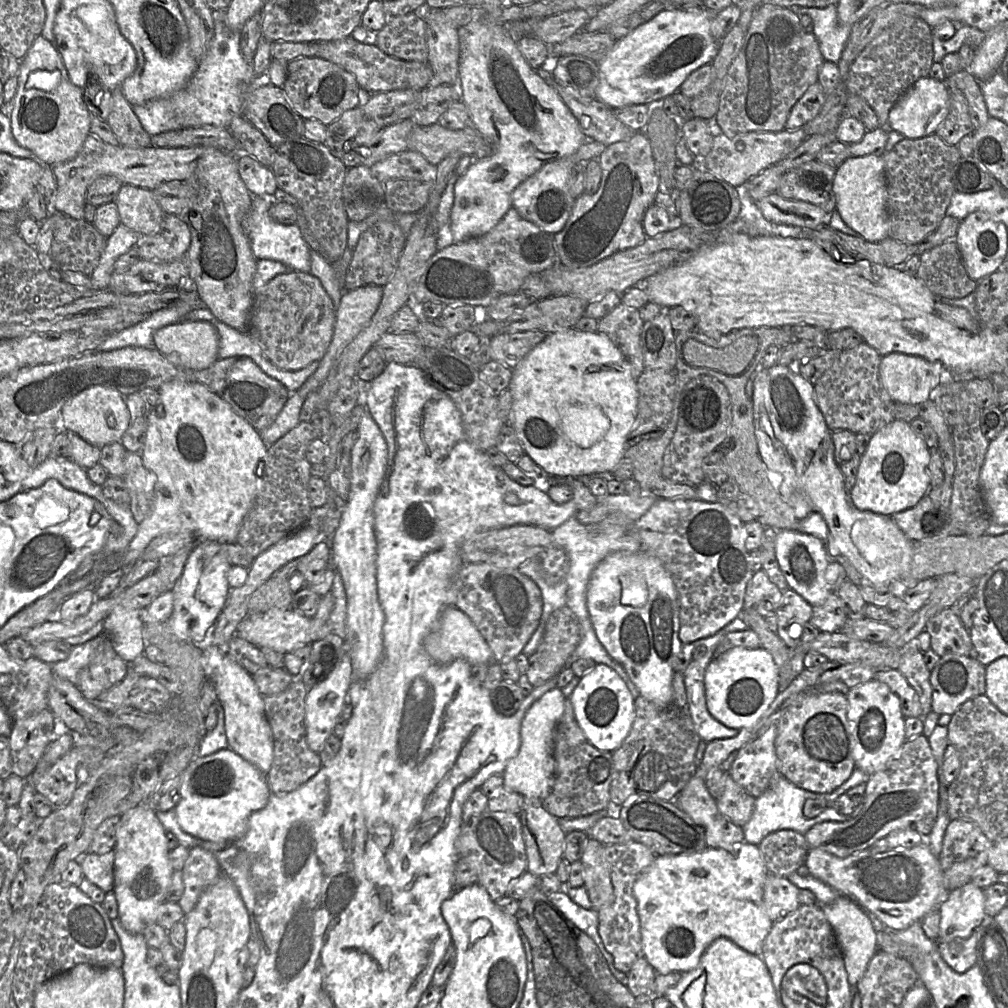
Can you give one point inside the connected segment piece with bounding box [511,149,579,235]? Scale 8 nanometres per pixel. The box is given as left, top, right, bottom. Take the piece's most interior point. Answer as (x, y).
(544, 198)

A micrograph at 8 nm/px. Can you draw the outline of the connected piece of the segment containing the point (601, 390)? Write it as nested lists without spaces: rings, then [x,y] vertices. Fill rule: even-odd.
[[[570,328],[546,335],[545,340],[538,344],[513,371],[508,388],[510,388],[513,398],[509,424],[513,427],[520,440],[525,455],[529,456],[550,477],[582,478],[611,472],[625,456],[627,437],[632,431],[638,413],[639,392],[637,378],[634,376],[633,369],[623,353],[605,334],[582,332]]]

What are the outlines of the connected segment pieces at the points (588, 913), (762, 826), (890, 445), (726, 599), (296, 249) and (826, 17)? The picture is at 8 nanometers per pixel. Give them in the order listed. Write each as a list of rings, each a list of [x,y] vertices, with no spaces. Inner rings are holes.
[[[564,887],[547,897],[570,921],[595,942],[600,952],[605,948],[598,933],[598,912],[596,910],[584,909],[573,902]]]
[[[855,768],[852,775],[840,787],[830,793],[819,794],[798,788],[779,773],[775,773],[772,785],[755,798],[751,818],[743,826],[744,842],[758,846],[764,837],[778,830],[792,830],[804,835],[815,824],[827,821],[843,822],[856,817],[863,807],[862,803],[858,804],[851,814],[843,815],[835,809],[835,802],[849,789],[867,783],[869,779],[867,773]]]
[[[894,419],[873,433],[862,455],[857,478],[849,491],[852,504],[862,511],[872,511],[885,516],[915,506],[930,488],[930,448],[916,434],[910,422]]]
[[[657,498],[649,510],[630,526],[630,533],[639,540],[645,551],[661,560],[673,580],[679,602],[679,638],[683,644],[707,638],[741,616],[758,635],[760,646],[771,654],[777,668],[779,692],[789,686],[795,679],[791,649],[777,633],[771,631],[765,617],[755,610],[743,610],[746,587],[754,572],[749,566],[749,551],[745,547],[744,523],[734,512],[718,502]]]
[[[254,196],[251,209],[245,218],[247,235],[256,260],[275,260],[293,271],[310,273],[311,248],[304,239],[299,226],[296,223],[283,225],[273,220],[269,213],[272,204],[273,198],[271,197]]]
[[[837,4],[824,8],[790,7],[798,16],[808,15],[813,22],[813,33],[819,41],[825,61],[838,64],[847,44],[852,26],[841,24]]]

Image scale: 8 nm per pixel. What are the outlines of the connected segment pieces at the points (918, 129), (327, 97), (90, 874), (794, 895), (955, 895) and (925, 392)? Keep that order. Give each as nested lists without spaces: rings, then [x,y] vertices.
[[[929,76],[917,80],[895,103],[889,113],[889,130],[901,133],[905,138],[917,139],[934,134],[950,111],[950,95],[945,83]]]
[[[318,57],[287,62],[287,78],[282,87],[295,111],[305,120],[318,120],[326,126],[360,103],[360,86],[355,77],[337,64]]]
[[[114,849],[95,854],[86,852],[80,859],[83,877],[101,888],[105,893],[114,889]]]
[[[768,872],[763,885],[763,904],[769,918],[776,922],[795,911],[799,902],[800,889],[787,876]]]
[[[972,882],[949,891],[938,905],[938,941],[969,937],[986,919],[983,889]]]
[[[892,352],[882,356],[879,376],[894,402],[918,405],[938,386],[943,368],[938,361]]]

